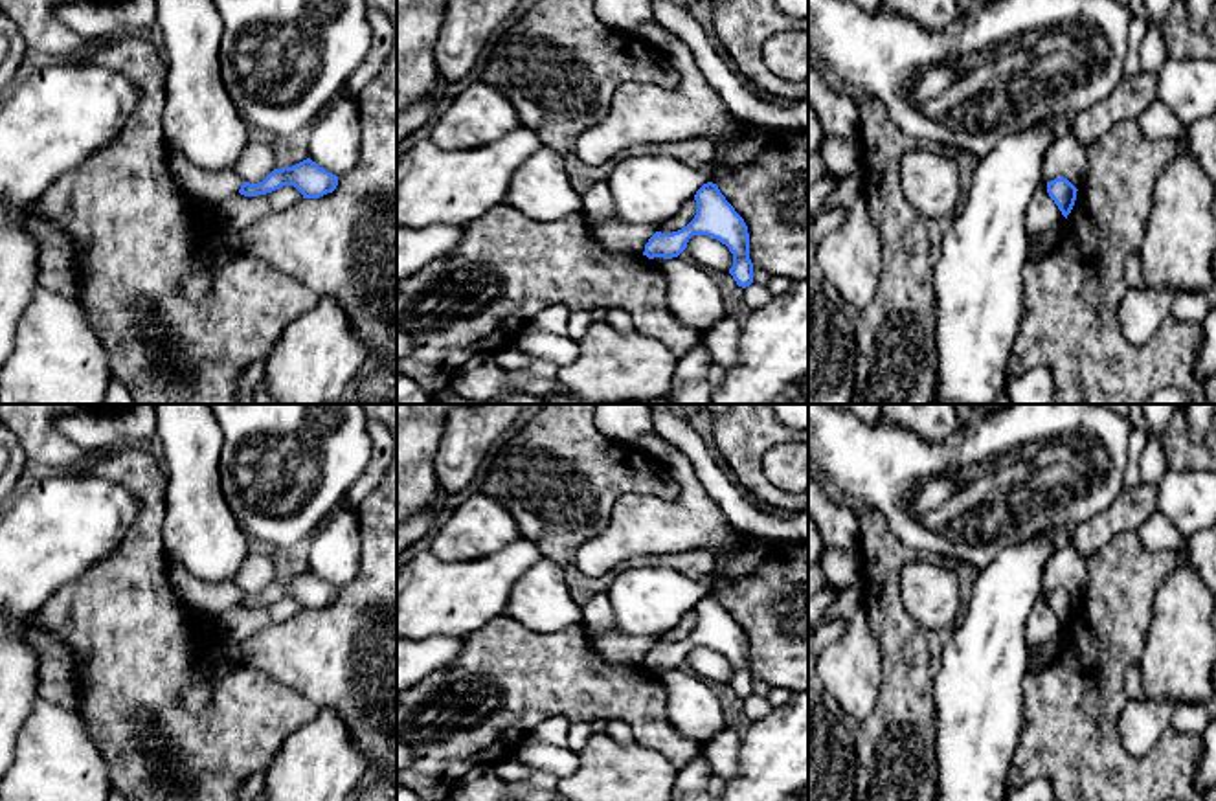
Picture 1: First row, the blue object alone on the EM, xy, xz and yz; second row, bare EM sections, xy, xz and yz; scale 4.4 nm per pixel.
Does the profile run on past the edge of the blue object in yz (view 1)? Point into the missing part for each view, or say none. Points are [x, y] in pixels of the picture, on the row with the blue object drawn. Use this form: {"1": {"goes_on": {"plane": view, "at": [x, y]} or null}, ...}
{"1": {"goes_on": null}}

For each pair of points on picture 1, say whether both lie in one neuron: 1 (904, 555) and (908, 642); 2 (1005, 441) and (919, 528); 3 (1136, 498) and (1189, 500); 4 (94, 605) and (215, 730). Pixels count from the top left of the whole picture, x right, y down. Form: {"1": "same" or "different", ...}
{"1": "same", "2": "same", "3": "different", "4": "same"}

